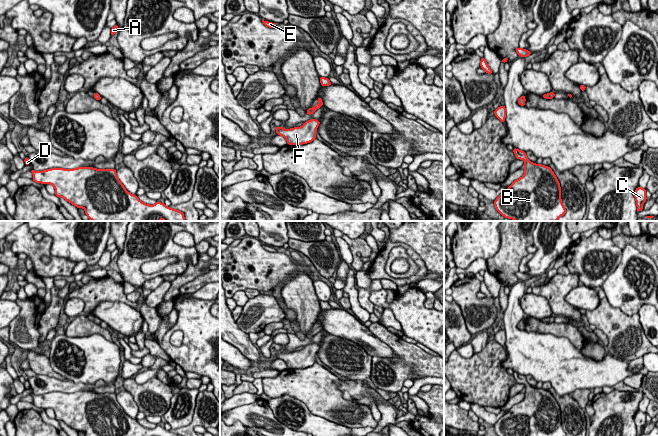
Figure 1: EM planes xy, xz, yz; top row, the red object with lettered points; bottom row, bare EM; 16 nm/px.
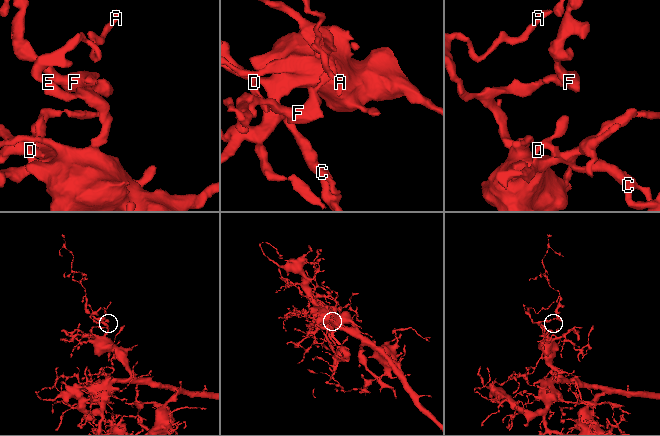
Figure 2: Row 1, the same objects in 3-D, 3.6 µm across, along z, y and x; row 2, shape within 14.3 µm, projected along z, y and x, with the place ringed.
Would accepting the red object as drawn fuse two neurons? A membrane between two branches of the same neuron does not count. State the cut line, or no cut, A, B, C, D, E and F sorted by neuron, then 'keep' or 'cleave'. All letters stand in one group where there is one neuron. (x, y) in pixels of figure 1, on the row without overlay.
no cut | A B C D E F | keep

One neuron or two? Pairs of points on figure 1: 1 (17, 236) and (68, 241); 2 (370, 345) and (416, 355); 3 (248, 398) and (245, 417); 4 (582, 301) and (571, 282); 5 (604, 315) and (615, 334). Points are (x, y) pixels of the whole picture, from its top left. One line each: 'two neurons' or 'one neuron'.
1: two neurons
2: two neurons
3: two neurons
4: two neurons
5: one neuron

